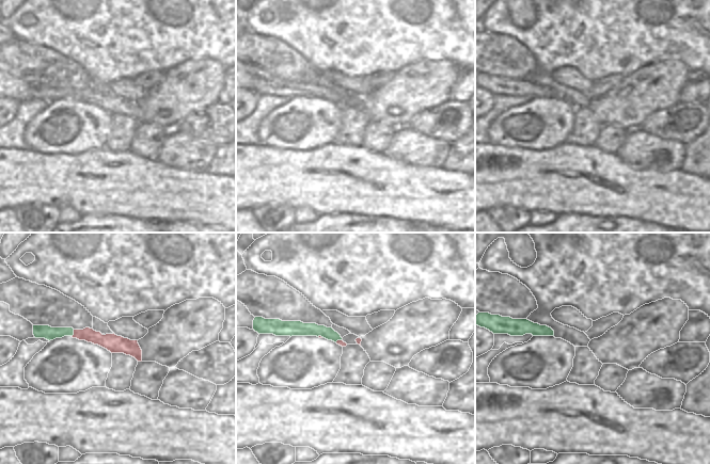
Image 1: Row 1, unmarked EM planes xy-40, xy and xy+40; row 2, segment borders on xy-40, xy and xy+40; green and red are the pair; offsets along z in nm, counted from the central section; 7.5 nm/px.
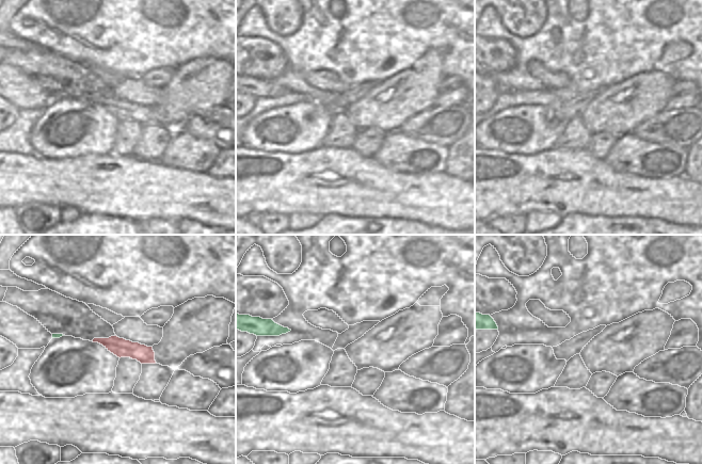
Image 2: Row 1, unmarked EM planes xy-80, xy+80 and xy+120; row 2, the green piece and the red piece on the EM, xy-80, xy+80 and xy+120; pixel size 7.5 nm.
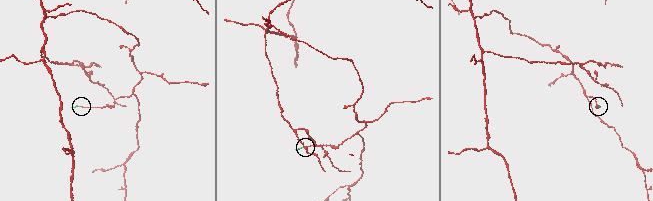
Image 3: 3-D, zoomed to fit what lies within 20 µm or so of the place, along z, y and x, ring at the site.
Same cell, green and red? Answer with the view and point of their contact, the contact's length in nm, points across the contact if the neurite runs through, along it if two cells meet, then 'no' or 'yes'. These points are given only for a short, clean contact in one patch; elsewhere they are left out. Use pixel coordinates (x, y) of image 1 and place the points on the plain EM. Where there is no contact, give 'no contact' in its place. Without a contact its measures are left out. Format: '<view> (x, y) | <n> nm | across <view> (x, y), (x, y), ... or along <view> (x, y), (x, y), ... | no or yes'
xy-40 (73, 94) | 60 nm | across xy-40 (46, 93), (73, 94), (90, 96) | yes

